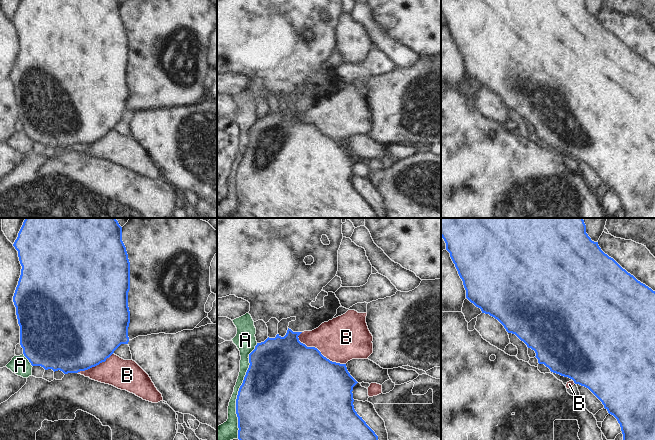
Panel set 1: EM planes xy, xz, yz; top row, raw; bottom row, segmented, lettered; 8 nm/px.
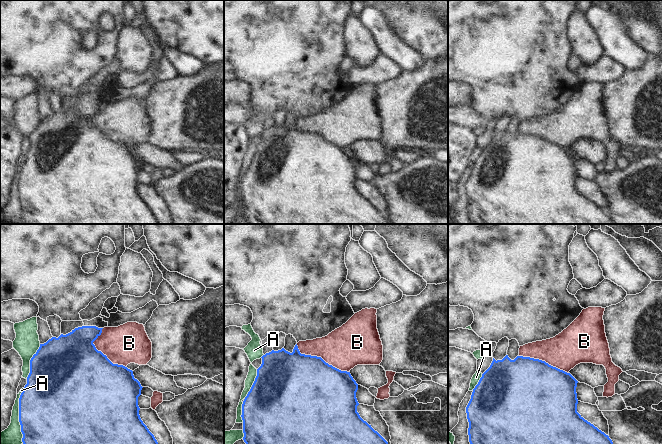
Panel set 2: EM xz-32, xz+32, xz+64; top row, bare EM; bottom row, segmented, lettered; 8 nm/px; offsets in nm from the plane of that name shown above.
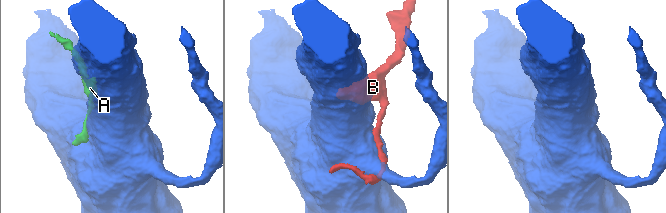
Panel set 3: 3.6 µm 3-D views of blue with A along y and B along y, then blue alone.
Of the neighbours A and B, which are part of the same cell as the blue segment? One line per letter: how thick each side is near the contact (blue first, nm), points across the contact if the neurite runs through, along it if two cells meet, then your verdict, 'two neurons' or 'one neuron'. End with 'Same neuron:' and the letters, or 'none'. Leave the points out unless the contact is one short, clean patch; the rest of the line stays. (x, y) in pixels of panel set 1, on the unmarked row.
A: 500 nm thick on the blue side, 130 nm on the other; two neurons
B: 500 nm thick on the blue side, 360 nm on the other; two neurons
Same neuron: none

